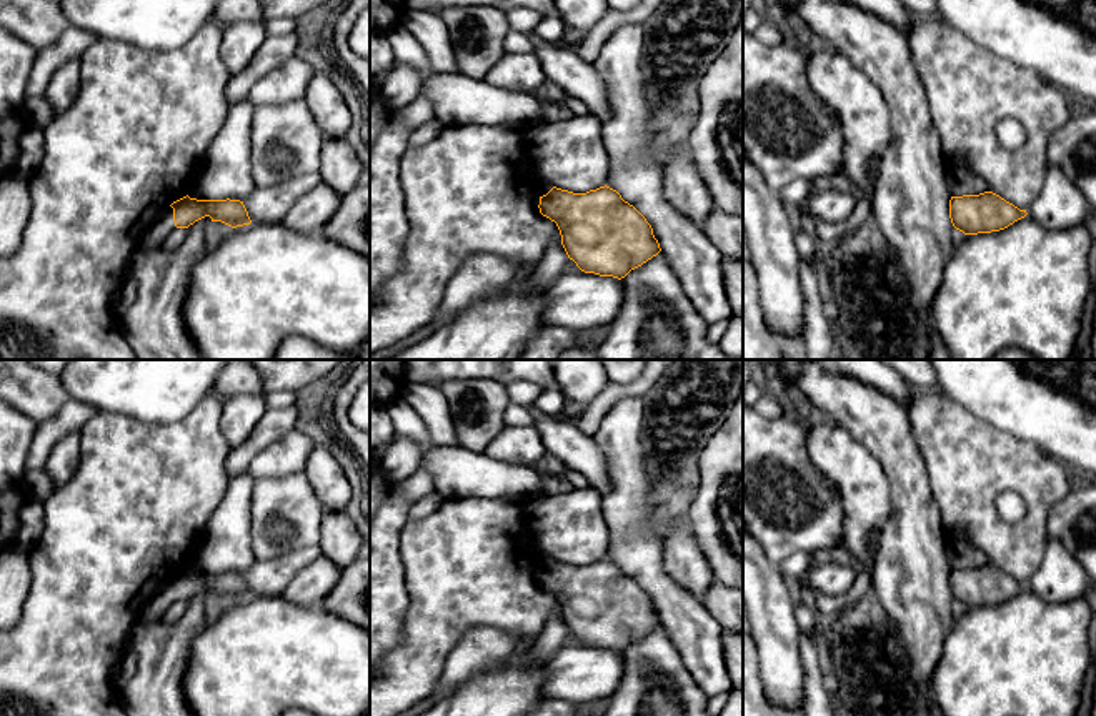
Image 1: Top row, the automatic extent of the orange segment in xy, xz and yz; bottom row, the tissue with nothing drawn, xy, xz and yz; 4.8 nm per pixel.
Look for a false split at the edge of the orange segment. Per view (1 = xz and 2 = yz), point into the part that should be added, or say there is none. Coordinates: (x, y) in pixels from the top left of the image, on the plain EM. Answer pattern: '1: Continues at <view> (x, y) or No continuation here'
1: Continues at xz (543, 558)
2: No continuation here

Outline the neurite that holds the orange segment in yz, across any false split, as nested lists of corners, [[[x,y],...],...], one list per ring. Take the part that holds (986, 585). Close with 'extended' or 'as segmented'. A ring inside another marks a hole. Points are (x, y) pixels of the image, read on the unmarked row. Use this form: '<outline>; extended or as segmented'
[[[993,564],[949,573],[951,596],[964,608],[999,604],[1026,588],[1026,583],[1019,583]]]; as segmented

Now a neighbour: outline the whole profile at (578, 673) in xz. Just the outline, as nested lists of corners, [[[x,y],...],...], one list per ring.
[[[566,643],[545,664],[541,693],[546,699],[563,699],[575,706],[608,699],[623,678],[618,651]]]

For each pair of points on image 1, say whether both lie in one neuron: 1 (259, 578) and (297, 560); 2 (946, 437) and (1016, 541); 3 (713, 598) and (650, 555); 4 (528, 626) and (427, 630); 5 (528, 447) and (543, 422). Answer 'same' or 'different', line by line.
1: same
2: same
3: different
4: same
5: different

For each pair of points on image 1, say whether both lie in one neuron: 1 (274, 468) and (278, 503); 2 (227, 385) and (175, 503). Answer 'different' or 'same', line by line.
1: different
2: different

